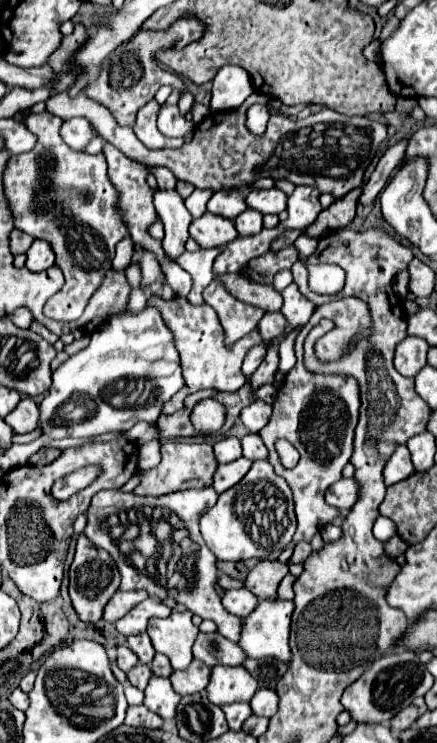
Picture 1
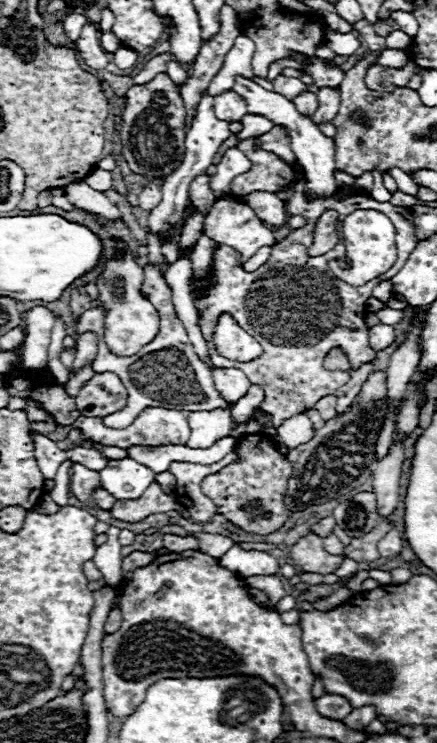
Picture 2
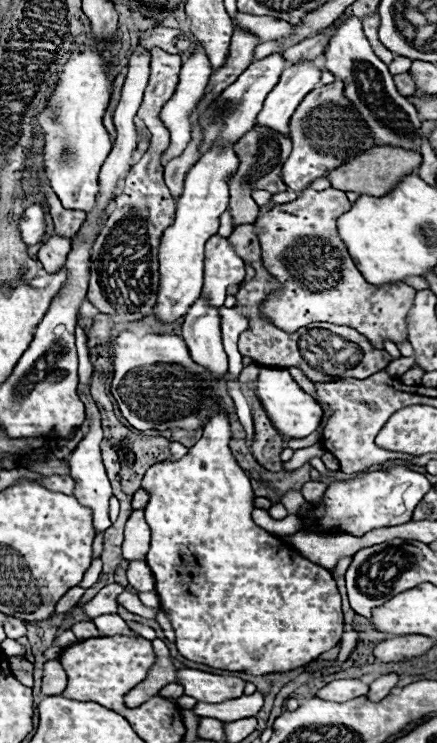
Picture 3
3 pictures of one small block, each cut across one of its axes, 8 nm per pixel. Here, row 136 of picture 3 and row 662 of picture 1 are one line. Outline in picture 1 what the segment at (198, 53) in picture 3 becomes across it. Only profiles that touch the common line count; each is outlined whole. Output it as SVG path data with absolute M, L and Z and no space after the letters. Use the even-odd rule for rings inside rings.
M172 612L168 618L150 618L148 620L148 636L152 638L154 650L168 656L174 670L184 670L192 662L192 644L196 640L198 628L192 624L192 612Z

